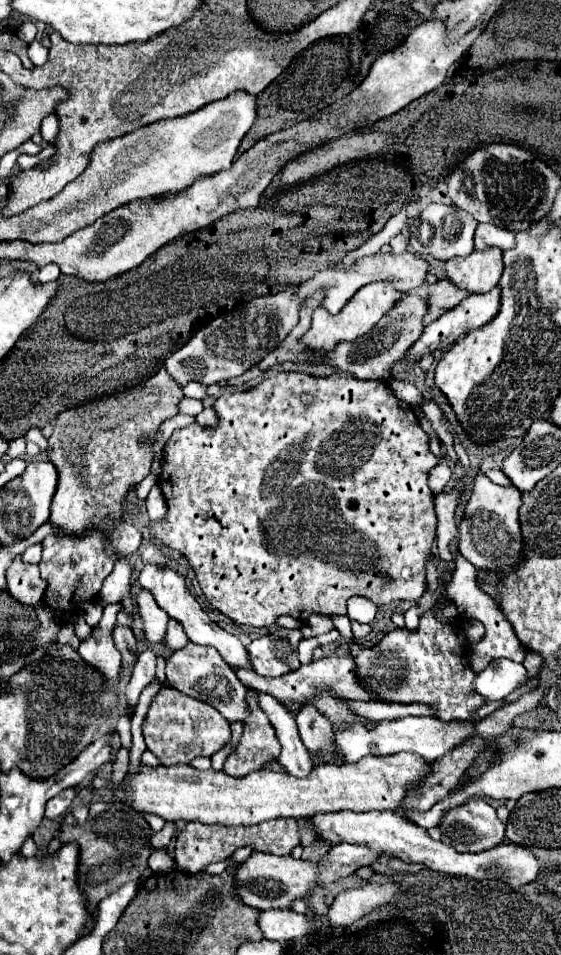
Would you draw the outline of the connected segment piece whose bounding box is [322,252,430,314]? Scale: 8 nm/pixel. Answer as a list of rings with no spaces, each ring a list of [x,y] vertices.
[[[376,252],[376,254],[372,254],[372,256],[366,256],[366,258],[358,260],[352,268],[348,268],[348,270],[340,276],[340,280],[338,280],[336,286],[324,286],[326,298],[324,298],[322,306],[324,306],[328,312],[338,314],[340,308],[342,308],[362,286],[366,286],[366,284],[370,284],[370,282],[390,282],[390,284],[394,284],[394,288],[396,288],[398,292],[406,294],[406,292],[410,292],[410,290],[414,290],[414,288],[418,288],[418,286],[422,286],[422,284],[426,282],[428,270],[430,270],[430,264],[428,264],[424,258],[420,258],[418,254],[404,252],[404,254],[398,254],[398,256],[396,256],[396,254],[382,254],[382,252]]]

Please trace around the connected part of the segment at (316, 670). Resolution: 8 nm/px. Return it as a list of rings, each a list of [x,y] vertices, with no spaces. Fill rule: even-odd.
[[[332,656],[332,658],[322,658],[322,660],[314,660],[306,666],[300,666],[294,672],[288,672],[280,678],[262,678],[254,672],[242,672],[242,670],[234,670],[242,684],[246,684],[246,688],[254,688],[254,690],[262,690],[262,692],[270,692],[274,696],[278,696],[278,700],[282,702],[298,702],[298,704],[308,704],[314,702],[318,696],[322,696],[322,692],[330,692],[336,698],[350,698],[350,700],[370,700],[370,696],[366,696],[366,692],[362,692],[362,688],[358,688],[358,680],[354,680],[354,658],[340,658],[340,656]]]

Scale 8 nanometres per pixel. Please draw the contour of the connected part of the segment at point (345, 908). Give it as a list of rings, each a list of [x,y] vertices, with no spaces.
[[[364,882],[358,888],[340,892],[334,902],[328,908],[326,920],[332,928],[346,928],[354,924],[356,920],[364,918],[372,910],[378,910],[380,906],[388,904],[396,894],[400,892],[398,882]]]

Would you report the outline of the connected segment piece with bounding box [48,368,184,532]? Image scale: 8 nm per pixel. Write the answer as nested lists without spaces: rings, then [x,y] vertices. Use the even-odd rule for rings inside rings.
[[[160,368],[148,380],[132,388],[70,408],[56,418],[54,432],[48,438],[48,458],[54,466],[58,466],[60,480],[54,494],[50,520],[58,526],[60,532],[82,532],[82,528],[86,528],[90,520],[102,520],[102,516],[108,516],[108,512],[124,512],[124,508],[128,506],[124,498],[128,494],[130,484],[136,484],[150,474],[154,454],[146,440],[156,434],[156,430],[166,418],[178,414],[178,402],[182,398],[182,388],[170,378],[164,368]]]

